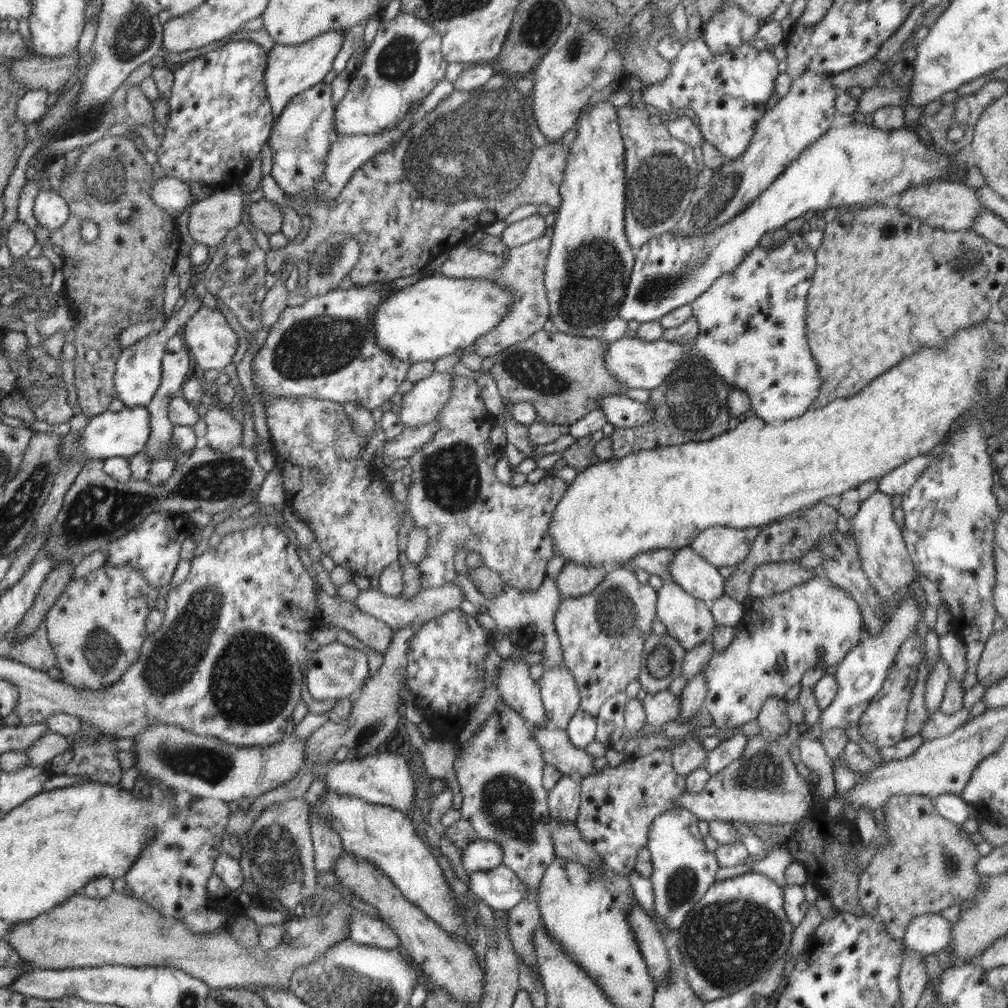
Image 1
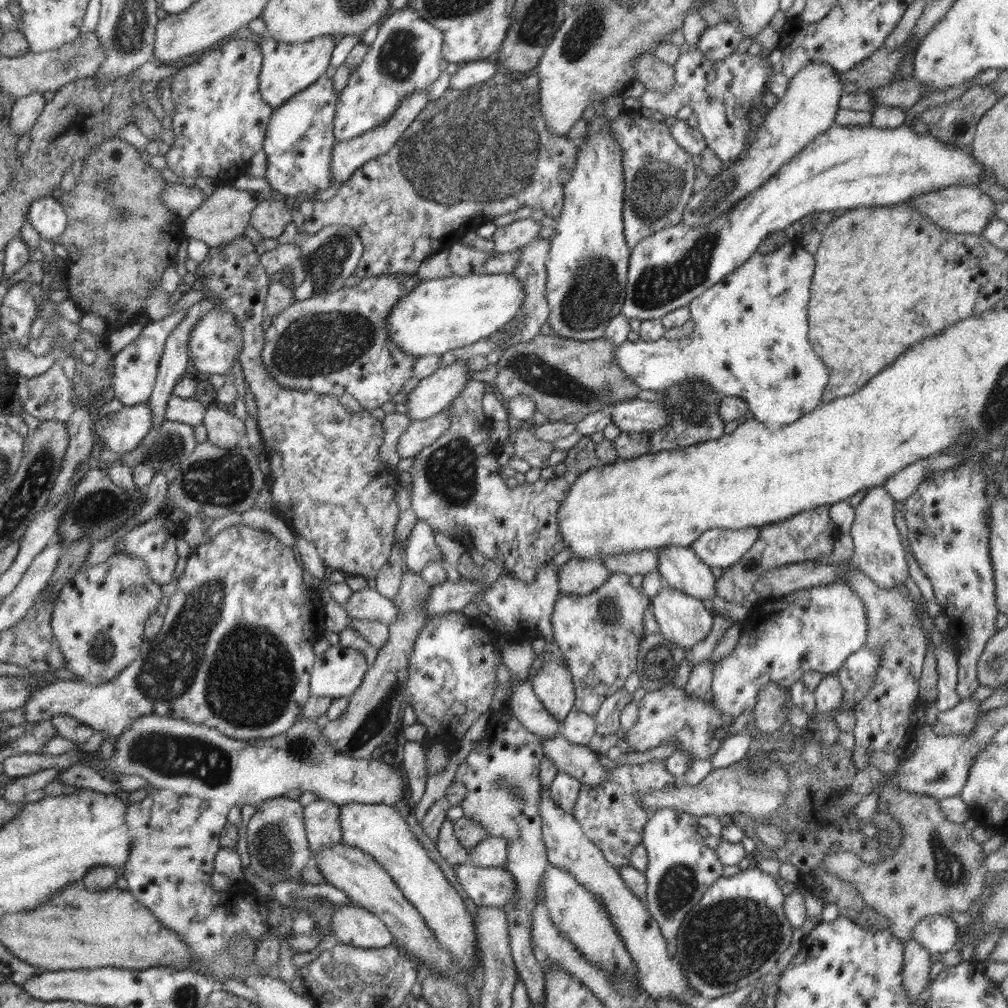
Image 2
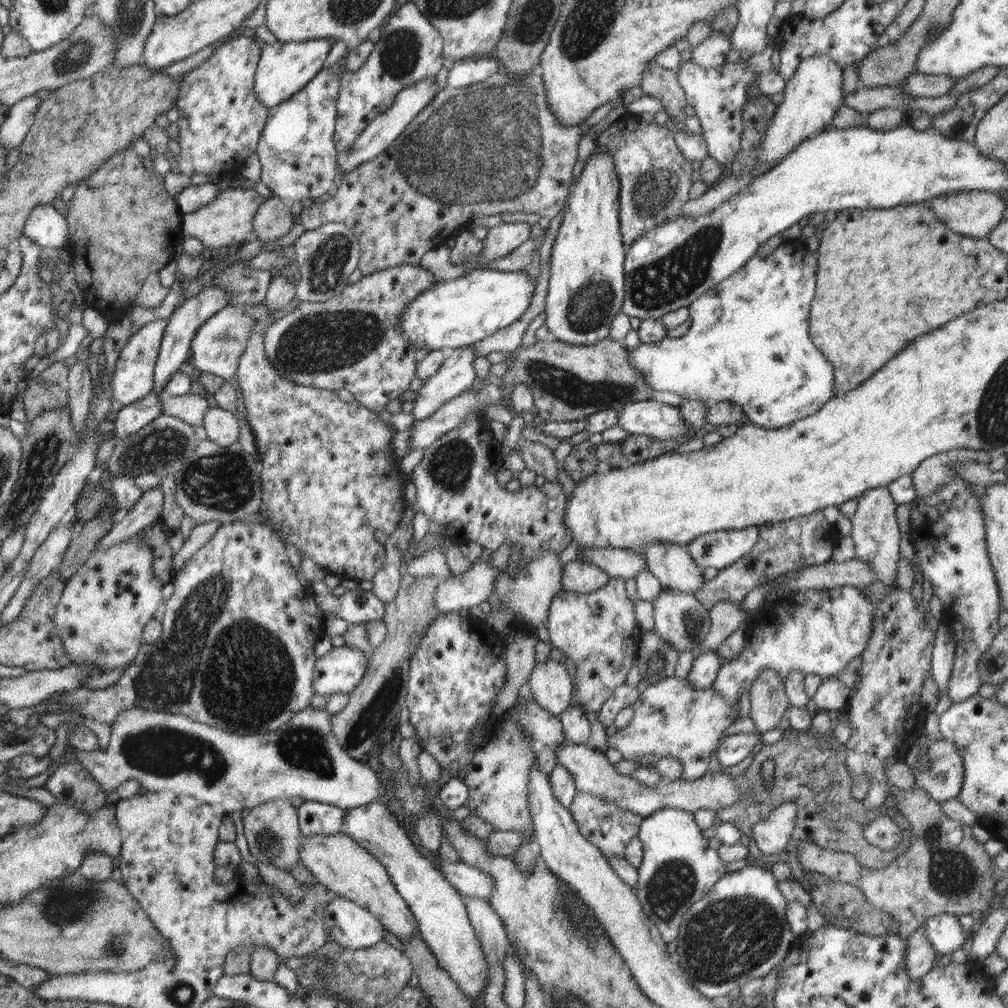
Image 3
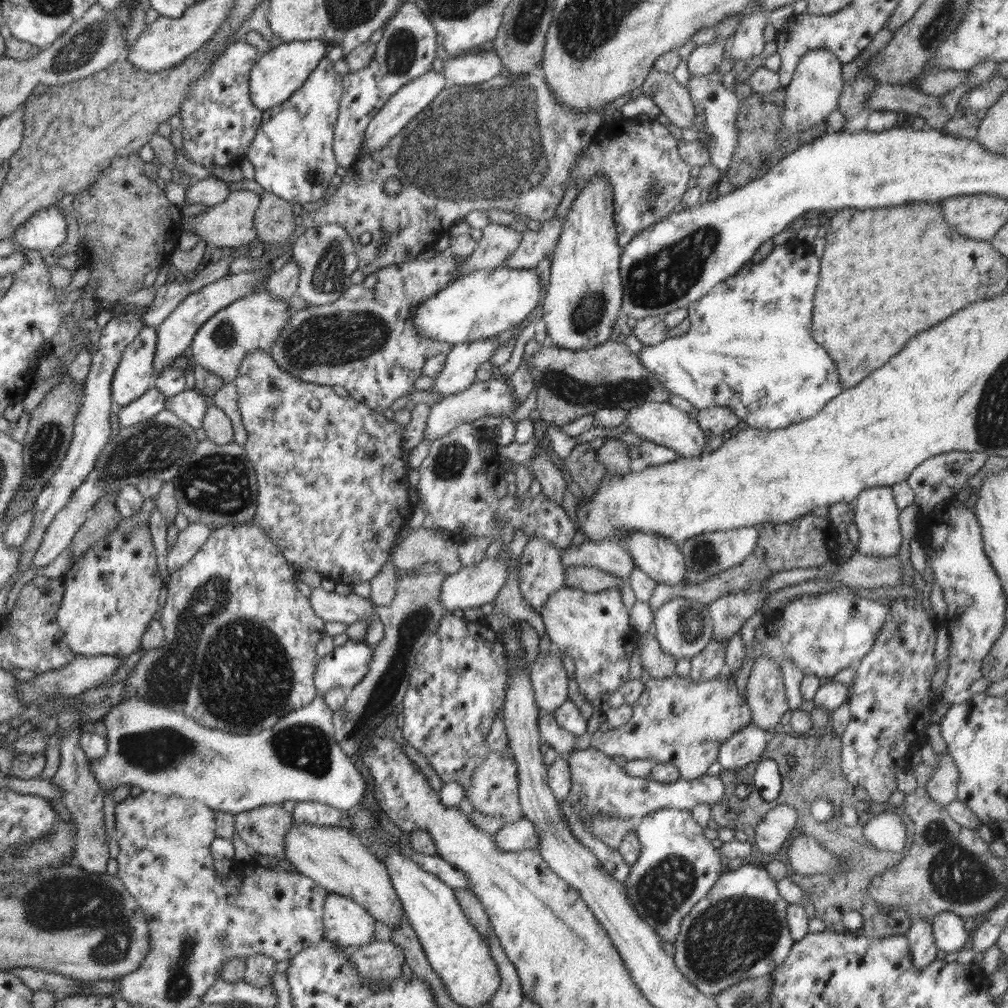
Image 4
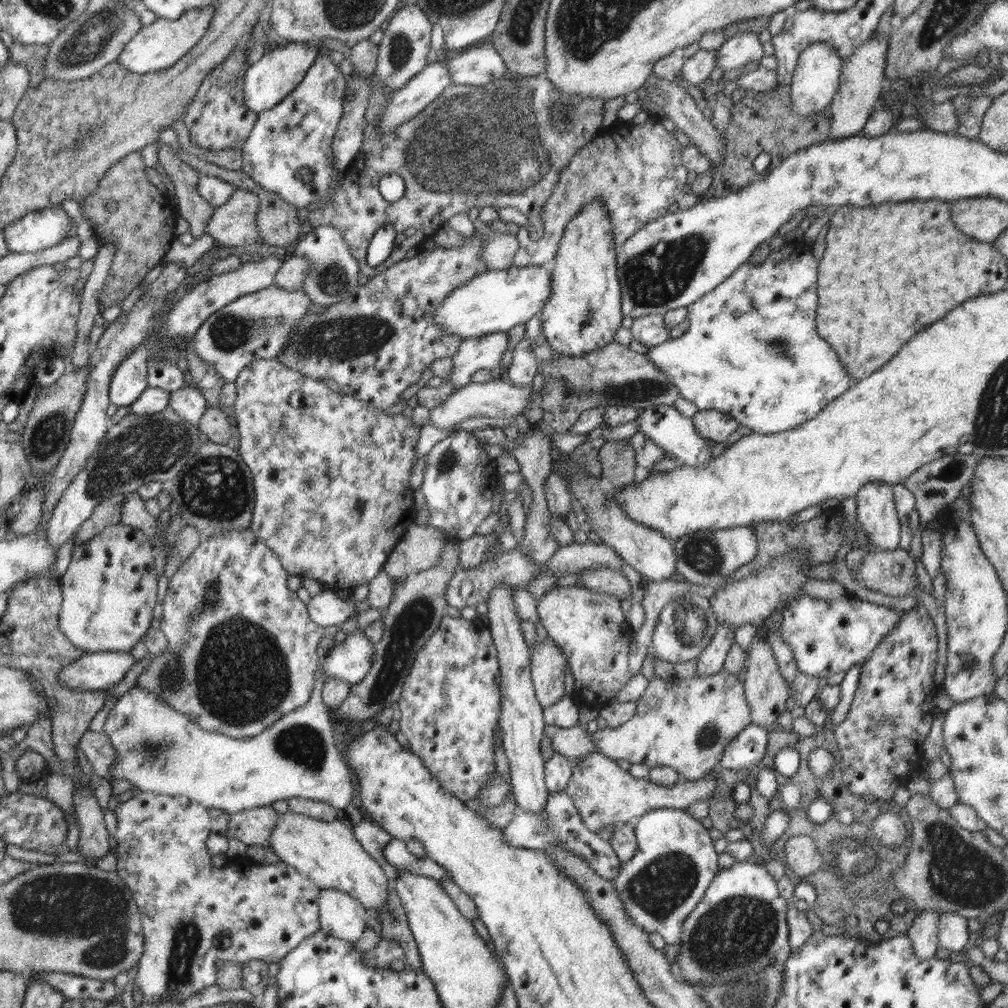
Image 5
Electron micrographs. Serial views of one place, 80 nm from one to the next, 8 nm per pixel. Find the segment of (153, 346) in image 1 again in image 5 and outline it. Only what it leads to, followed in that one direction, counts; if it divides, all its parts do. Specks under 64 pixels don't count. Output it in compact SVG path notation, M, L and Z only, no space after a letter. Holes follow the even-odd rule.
M147 338L132 351L113 374L109 386L109 399L118 407L132 404L148 387L147 372L150 360L148 350L150 349L146 344Z

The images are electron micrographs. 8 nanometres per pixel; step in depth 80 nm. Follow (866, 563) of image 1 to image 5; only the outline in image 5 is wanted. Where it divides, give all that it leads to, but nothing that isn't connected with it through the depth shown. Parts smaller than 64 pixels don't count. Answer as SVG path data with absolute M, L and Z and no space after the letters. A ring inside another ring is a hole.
M869 482L856 493L857 522L866 534L869 550L892 550L899 546L900 521L892 485Z

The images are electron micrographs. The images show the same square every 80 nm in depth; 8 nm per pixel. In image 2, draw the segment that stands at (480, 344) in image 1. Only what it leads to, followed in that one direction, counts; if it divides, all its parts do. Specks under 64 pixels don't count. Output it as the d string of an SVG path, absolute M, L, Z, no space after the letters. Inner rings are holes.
M539 237L534 239L532 242L525 244L520 248L521 259L519 260L518 266L515 266L514 271L512 271L512 276L520 282L520 286L524 288L525 299L522 301L521 309L519 314L505 326L492 334L492 337L497 344L495 350L502 351L505 346L506 339L513 339L515 337L515 332L511 330L512 325L519 326L519 342L530 342L534 337L538 336L540 333L540 328L544 322L547 321L549 317L549 308L546 300L546 280L547 280L547 261L549 256L549 250L551 247L551 242L548 239L540 239Z

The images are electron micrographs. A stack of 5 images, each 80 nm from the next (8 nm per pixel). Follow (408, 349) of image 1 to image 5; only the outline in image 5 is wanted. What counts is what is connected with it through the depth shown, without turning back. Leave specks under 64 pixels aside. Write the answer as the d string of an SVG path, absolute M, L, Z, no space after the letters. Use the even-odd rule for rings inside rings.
M514 266L505 270L486 270L466 285L458 286L434 313L433 319L448 334L460 338L507 333L514 326L526 324L541 312L550 296L550 266Z

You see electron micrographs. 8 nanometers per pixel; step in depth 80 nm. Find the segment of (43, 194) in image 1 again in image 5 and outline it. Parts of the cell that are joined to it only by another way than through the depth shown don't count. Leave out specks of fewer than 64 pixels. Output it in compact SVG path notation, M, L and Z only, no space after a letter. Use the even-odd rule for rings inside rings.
M58 205L24 214L3 230L9 252L35 253L56 246L68 236L70 220Z

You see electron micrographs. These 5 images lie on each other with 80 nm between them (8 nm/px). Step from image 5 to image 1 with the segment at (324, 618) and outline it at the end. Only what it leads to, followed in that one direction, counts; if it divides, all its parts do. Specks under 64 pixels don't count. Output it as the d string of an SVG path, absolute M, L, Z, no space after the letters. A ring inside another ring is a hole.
M452 582L436 588L422 588L416 596L410 598L404 598L401 595L390 596L384 594L380 589L370 588L358 591L355 594L353 603L362 613L382 620L392 630L400 630L412 626L412 628L415 628L415 631L418 631L422 623L440 617L440 615L446 614L449 610L460 608L462 600L463 592L461 588L456 582Z

